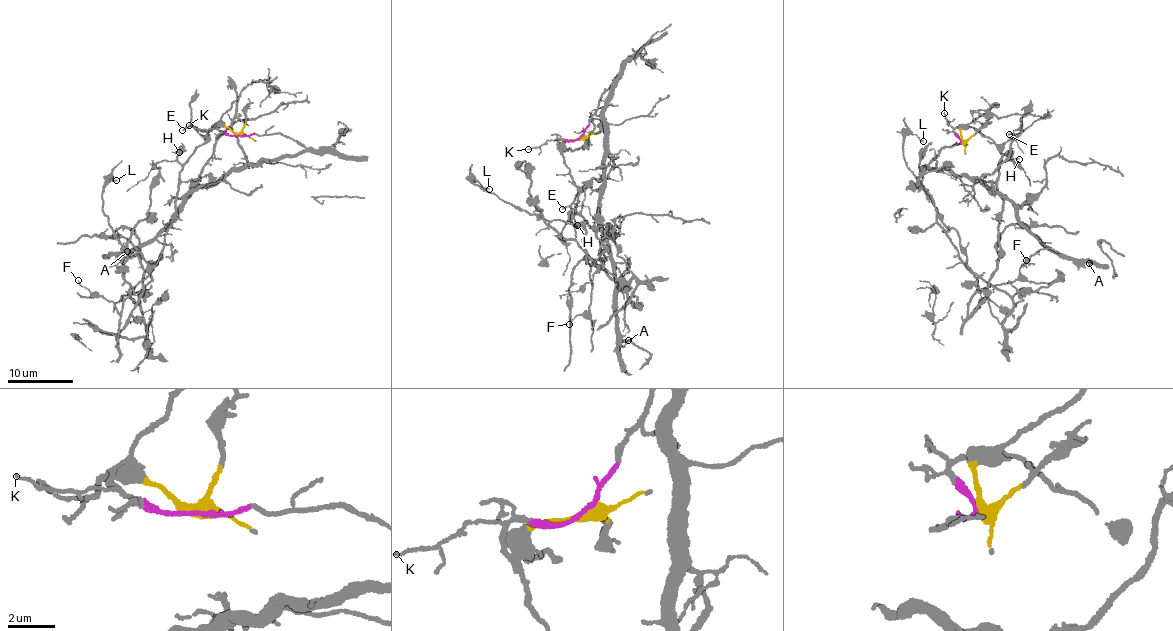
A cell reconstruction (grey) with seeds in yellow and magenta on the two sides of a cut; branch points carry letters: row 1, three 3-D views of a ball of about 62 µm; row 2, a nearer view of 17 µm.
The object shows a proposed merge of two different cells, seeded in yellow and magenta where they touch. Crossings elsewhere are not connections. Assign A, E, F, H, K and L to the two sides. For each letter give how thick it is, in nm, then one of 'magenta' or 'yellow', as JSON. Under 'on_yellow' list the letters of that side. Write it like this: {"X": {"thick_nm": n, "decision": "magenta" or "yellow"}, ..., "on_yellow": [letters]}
{"A": {"thick_nm": 110, "decision": "magenta"}, "E": {"thick_nm": 180, "decision": "yellow"}, "F": {"thick_nm": 120, "decision": "yellow"}, "H": {"thick_nm": 150, "decision": "yellow"}, "K": {"thick_nm": 110, "decision": "magenta"}, "L": {"thick_nm": 110, "decision": "yellow"}, "on_yellow": ["E", "F", "H", "L"]}

